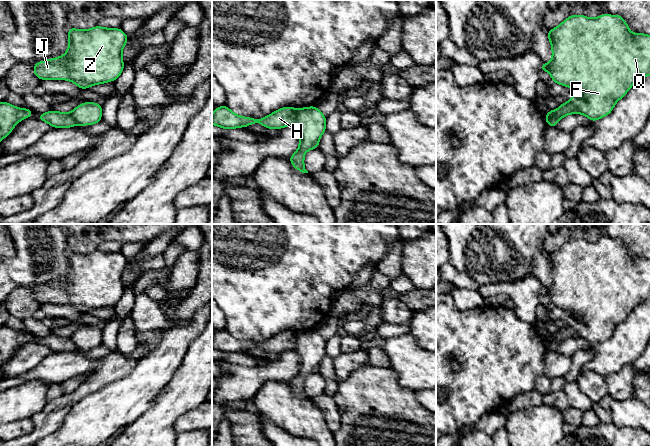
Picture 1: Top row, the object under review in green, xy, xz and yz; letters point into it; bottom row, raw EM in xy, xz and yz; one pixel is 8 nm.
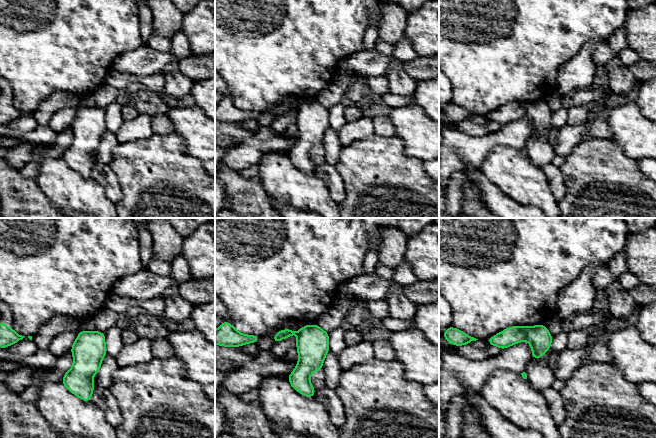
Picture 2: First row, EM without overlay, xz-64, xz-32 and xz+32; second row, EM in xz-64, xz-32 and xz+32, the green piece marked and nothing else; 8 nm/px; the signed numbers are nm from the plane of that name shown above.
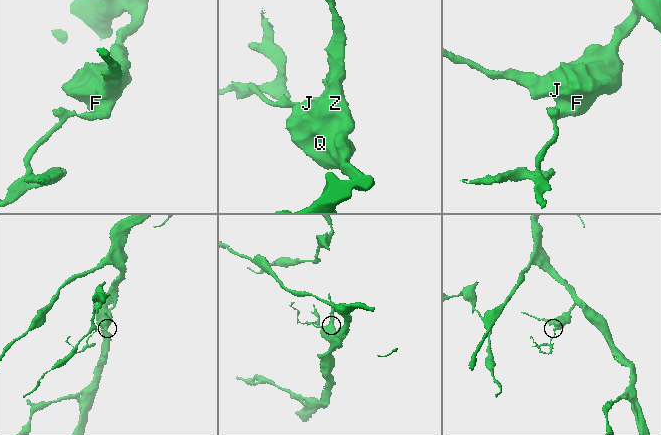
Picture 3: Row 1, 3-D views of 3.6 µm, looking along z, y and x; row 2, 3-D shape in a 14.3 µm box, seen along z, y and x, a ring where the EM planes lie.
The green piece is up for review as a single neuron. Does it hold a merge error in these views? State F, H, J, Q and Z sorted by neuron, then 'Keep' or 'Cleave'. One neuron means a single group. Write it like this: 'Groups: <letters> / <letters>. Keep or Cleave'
Groups: F J Q Z / H. Cleave

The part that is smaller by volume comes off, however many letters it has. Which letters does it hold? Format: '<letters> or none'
H

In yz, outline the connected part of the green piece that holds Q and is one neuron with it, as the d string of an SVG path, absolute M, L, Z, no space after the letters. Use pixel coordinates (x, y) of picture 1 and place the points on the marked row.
M603 14L594 19L585 15L571 15L559 26L547 31L552 47L552 61L542 63L539 70L548 71L555 83L573 88L572 100L560 104L556 110L550 110L545 120L550 117L564 118L569 114L583 114L591 122L609 115L619 99L625 97L628 90L641 78L650 75L650 35L631 33L628 24L621 15Z

